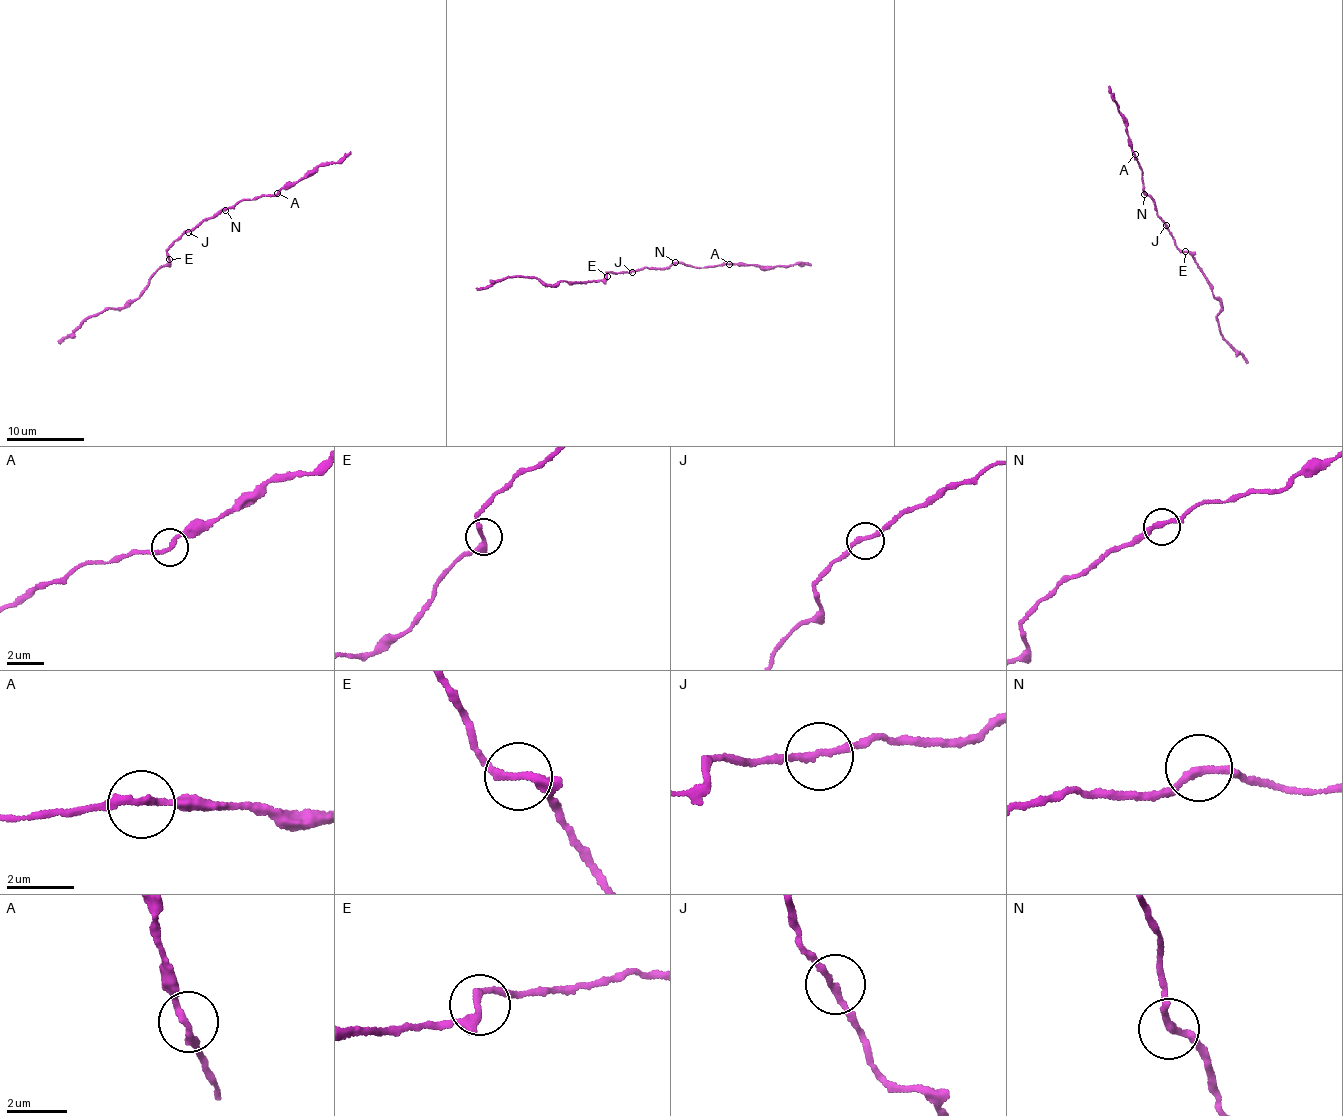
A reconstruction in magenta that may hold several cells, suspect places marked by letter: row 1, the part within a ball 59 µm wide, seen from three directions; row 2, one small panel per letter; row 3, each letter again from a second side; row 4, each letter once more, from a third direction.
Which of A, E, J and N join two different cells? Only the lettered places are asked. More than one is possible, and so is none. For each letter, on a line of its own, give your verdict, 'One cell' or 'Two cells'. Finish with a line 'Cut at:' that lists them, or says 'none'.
A: One cell
E: One cell
J: One cell
N: One cell
Cut at: none

